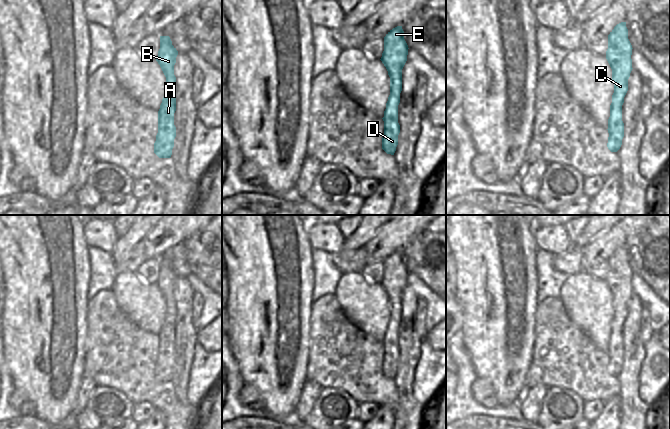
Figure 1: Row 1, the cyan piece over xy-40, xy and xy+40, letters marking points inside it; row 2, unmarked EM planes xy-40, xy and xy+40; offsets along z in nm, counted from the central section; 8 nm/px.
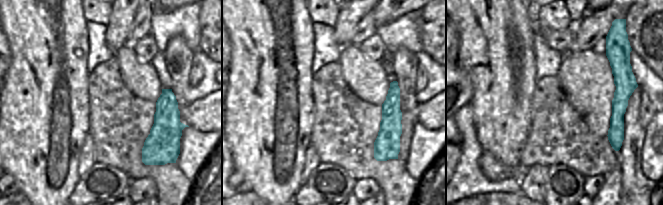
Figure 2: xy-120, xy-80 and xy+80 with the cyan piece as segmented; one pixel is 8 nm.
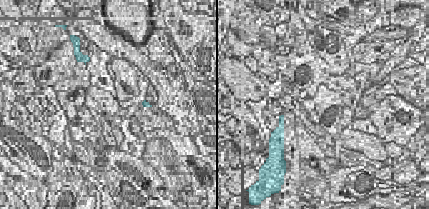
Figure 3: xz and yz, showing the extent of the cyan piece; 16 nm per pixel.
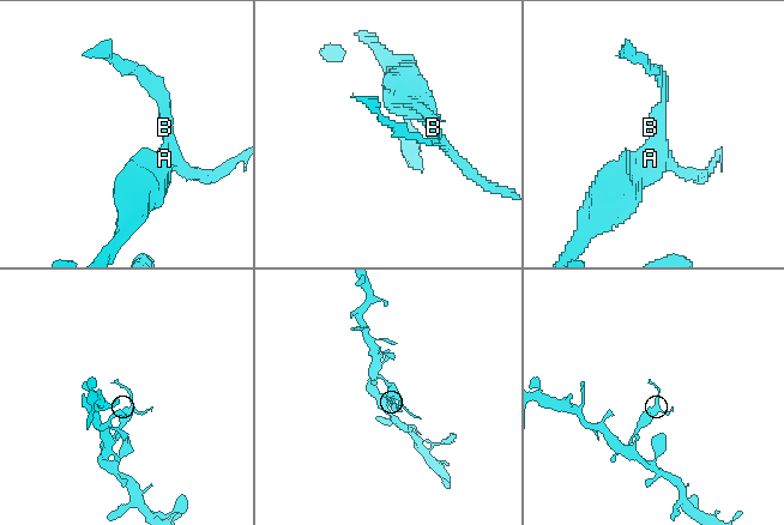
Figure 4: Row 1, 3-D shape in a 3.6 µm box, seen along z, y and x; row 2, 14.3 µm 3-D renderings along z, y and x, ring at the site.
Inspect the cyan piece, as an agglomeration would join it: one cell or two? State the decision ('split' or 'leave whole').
leave whole

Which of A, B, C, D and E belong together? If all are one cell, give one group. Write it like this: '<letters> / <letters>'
A B C D E

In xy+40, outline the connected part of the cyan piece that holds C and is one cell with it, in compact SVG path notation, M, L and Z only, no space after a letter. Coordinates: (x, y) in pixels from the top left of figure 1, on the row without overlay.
M626 246L617 248L608 259L608 273L606 283L612 293L614 317L610 329L608 343L608 367L611 376L617 376L624 361L624 347L622 345L622 329L628 315L628 303L632 295L632 269L628 263Z

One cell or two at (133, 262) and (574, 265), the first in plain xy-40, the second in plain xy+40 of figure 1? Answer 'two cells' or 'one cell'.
one cell

